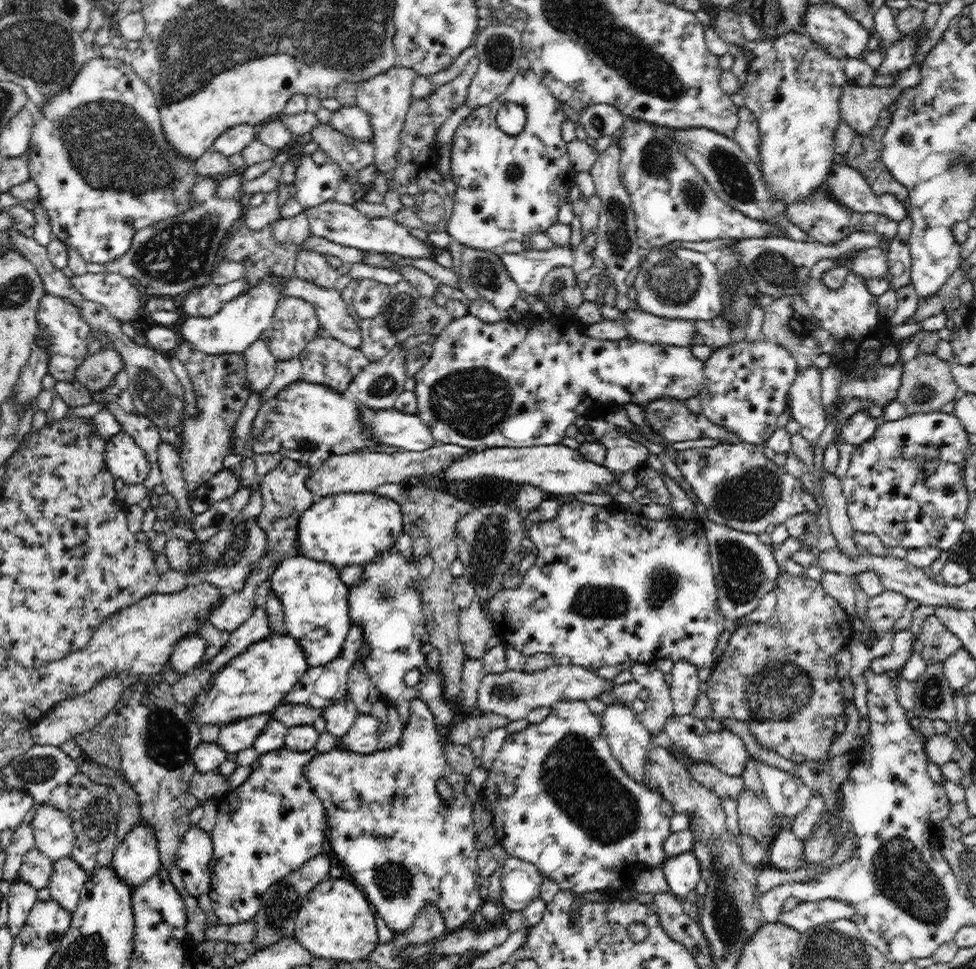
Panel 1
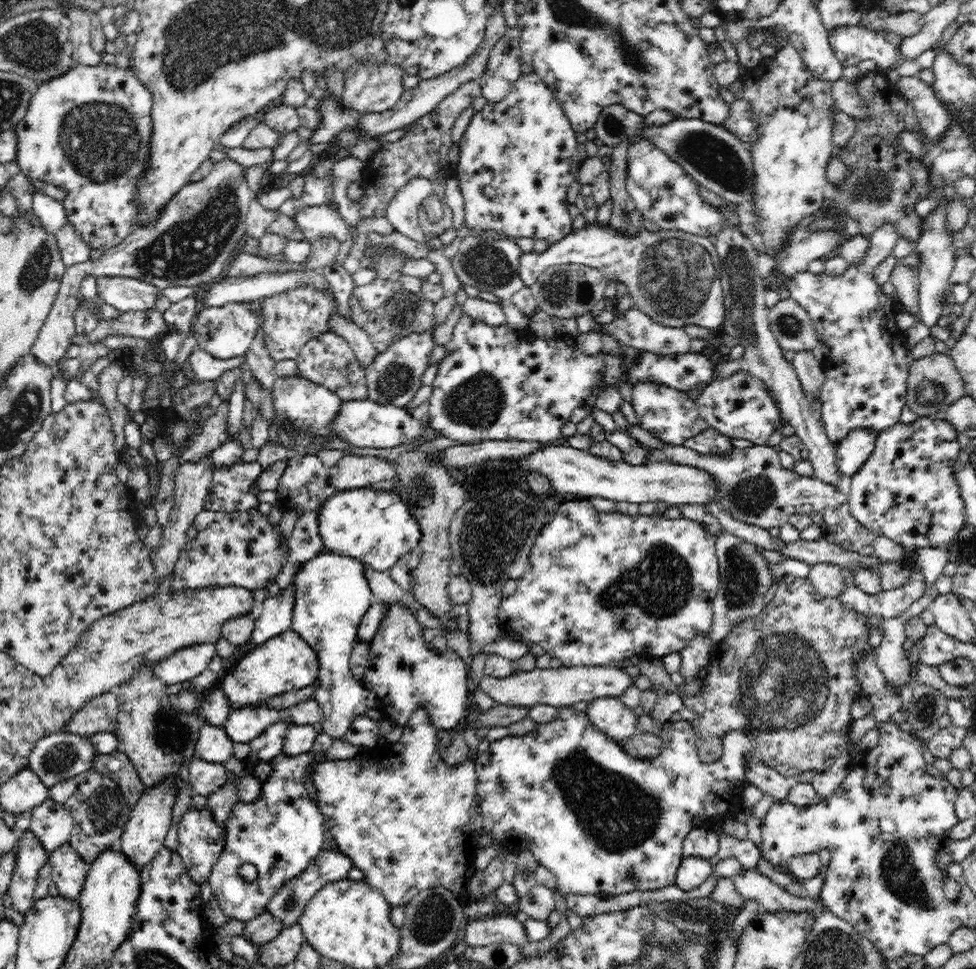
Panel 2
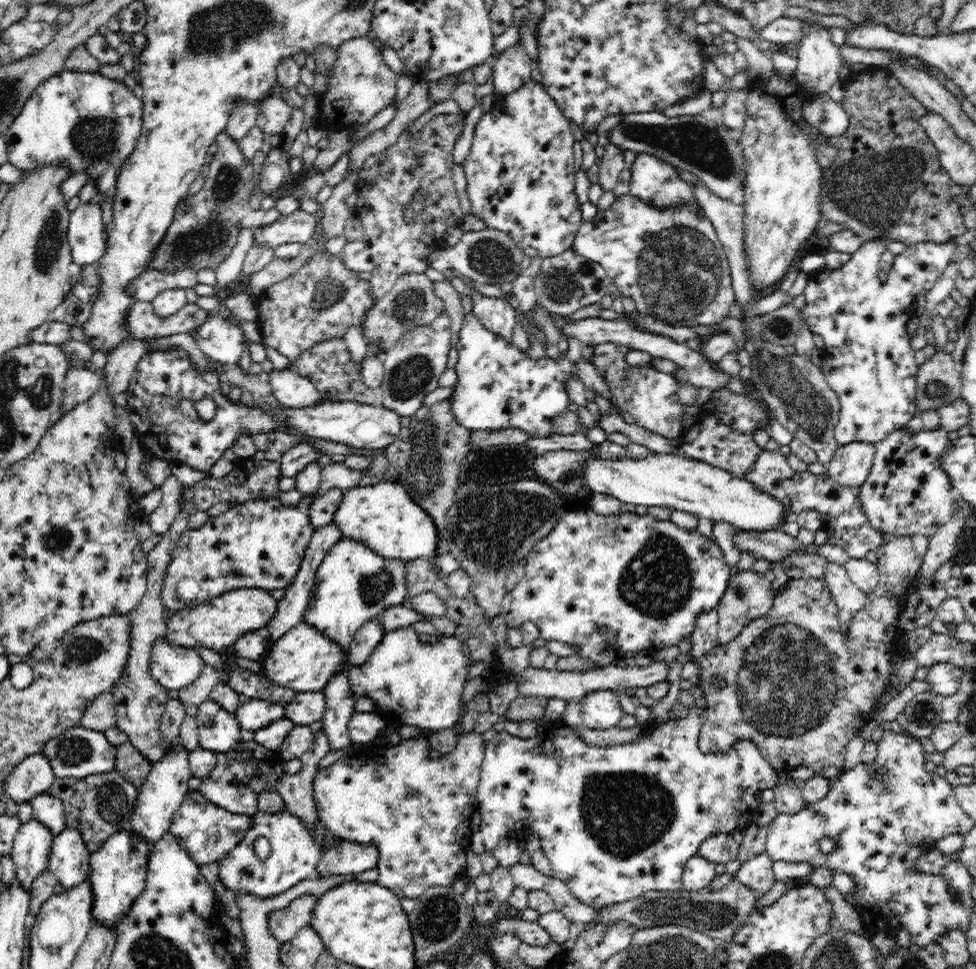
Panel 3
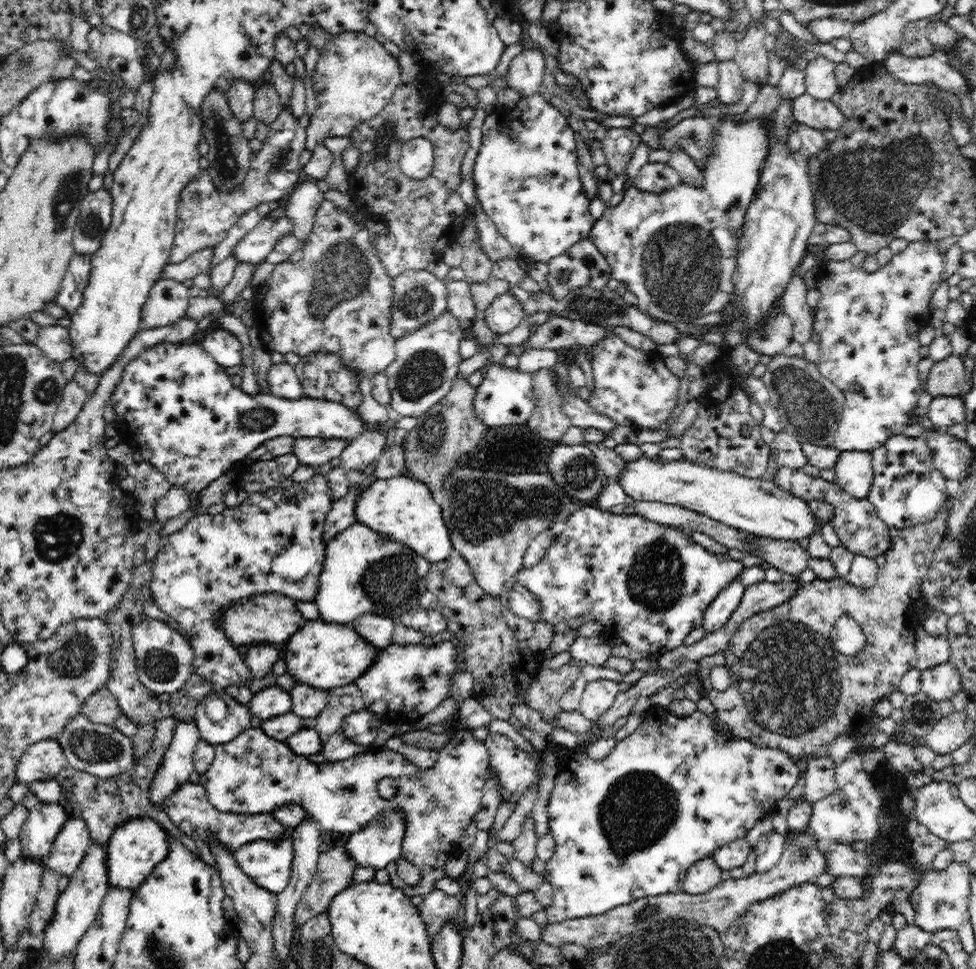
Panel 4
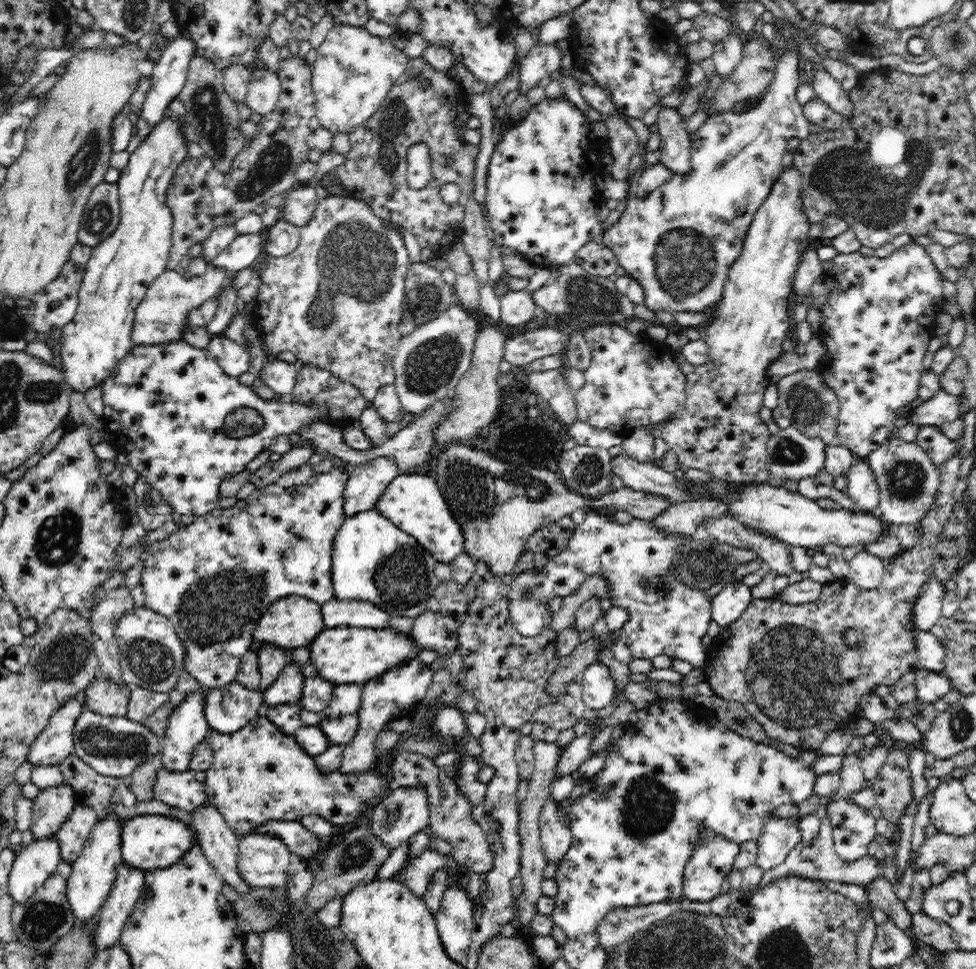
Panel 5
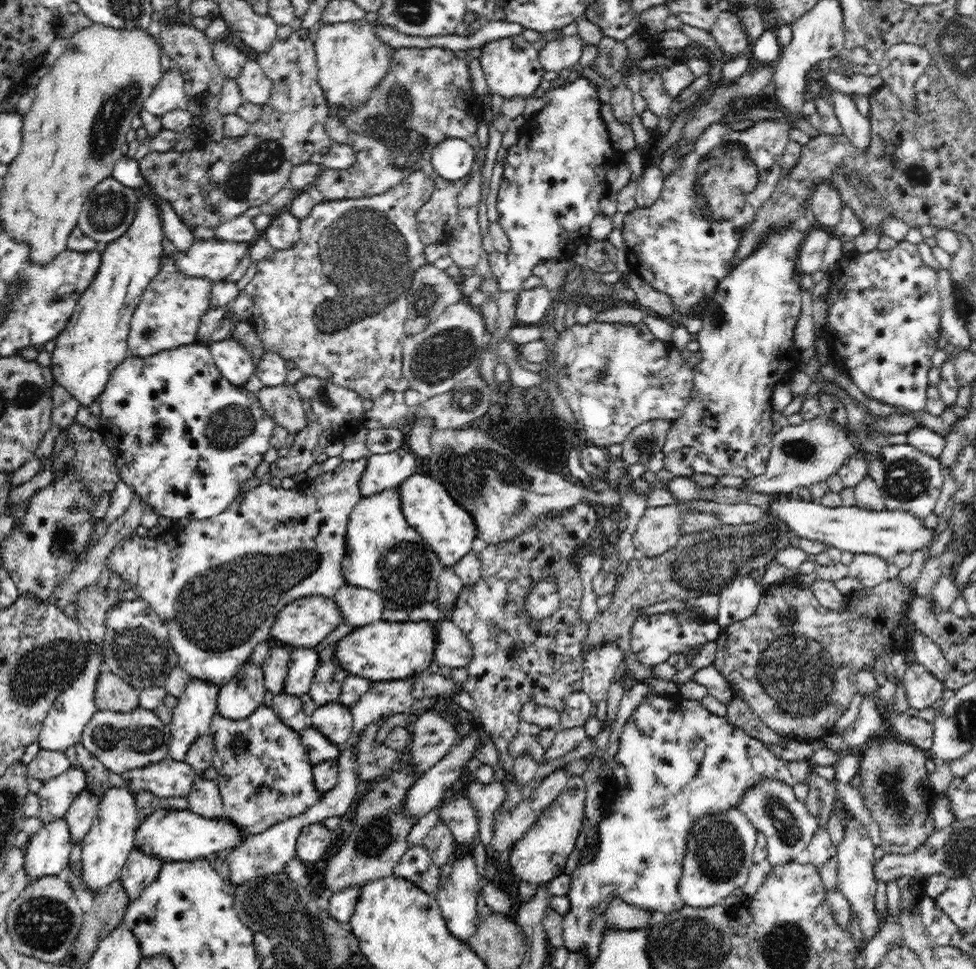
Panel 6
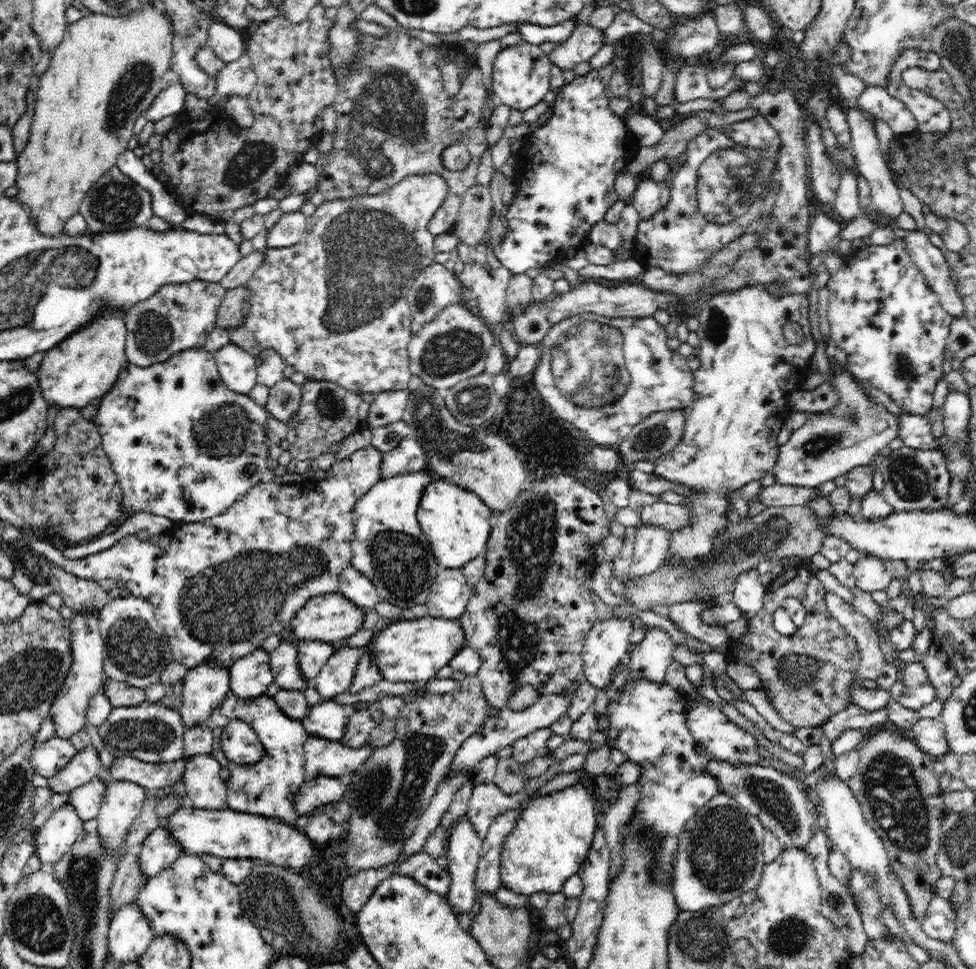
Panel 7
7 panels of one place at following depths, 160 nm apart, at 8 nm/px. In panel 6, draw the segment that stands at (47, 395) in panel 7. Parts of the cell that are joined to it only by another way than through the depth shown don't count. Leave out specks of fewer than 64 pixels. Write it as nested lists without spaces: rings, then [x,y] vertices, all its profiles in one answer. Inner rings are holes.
[[[145,176],[142,177],[144,177],[144,184],[138,189],[133,189],[137,196],[137,202],[136,214],[134,214],[130,228],[116,240],[101,245],[99,250],[100,266],[98,266],[90,286],[78,298],[74,312],[70,316],[70,320],[66,322],[64,330],[58,334],[56,346],[51,352],[52,365],[49,375],[62,388],[66,388],[72,396],[76,397],[81,406],[88,407],[92,404],[95,397],[104,390],[112,370],[115,370],[116,366],[130,355],[127,344],[132,315],[141,301],[146,287],[162,270],[164,262],[162,240],[164,240],[165,234],[159,215],[161,213],[160,205],[156,201],[154,186],[151,186],[151,182]]]

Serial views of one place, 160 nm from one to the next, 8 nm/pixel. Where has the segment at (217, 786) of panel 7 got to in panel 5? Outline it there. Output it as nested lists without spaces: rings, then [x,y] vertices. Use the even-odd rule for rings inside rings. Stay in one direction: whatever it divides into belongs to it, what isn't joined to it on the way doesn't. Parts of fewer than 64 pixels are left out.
[[[208,802],[199,809],[192,814],[194,824],[191,826],[197,844],[224,884],[231,886],[239,896],[249,893],[253,887],[240,876],[237,867],[240,838],[232,832],[214,805]]]

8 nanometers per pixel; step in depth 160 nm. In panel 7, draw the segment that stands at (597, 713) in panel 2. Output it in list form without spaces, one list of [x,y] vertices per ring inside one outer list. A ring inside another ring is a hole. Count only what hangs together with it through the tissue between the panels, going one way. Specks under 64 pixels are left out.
[[[610,618],[596,621],[583,642],[583,670],[586,681],[593,687],[606,688],[630,644],[630,634],[637,621]]]

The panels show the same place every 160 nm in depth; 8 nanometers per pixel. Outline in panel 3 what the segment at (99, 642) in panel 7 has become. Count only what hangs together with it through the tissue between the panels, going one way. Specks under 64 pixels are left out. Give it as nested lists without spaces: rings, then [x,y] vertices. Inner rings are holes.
[[[42,753],[27,756],[7,776],[4,782],[4,797],[18,804],[30,803],[35,796],[48,792],[54,779],[50,761]]]

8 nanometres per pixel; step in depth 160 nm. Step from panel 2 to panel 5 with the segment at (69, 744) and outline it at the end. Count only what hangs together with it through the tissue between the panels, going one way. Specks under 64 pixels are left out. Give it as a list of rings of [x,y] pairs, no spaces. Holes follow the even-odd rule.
[[[84,709],[74,724],[74,755],[96,772],[114,778],[131,775],[138,764],[161,750],[161,739],[142,722],[130,721],[126,716],[102,716]]]

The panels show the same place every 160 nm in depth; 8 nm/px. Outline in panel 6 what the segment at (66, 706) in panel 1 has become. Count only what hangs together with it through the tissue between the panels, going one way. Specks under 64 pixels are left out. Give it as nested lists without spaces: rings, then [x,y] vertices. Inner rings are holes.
[[[100,672],[94,689],[94,702],[98,711],[130,712],[138,708],[139,690],[123,682],[116,674]]]

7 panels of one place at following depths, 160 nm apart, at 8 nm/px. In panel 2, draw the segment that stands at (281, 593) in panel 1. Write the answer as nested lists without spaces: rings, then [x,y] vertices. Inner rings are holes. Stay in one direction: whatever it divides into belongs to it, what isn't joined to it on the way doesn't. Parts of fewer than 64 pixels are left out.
[[[324,550],[312,560],[300,566],[293,577],[292,584],[295,592],[293,609],[292,631],[298,633],[314,653],[319,664],[319,677],[322,686],[316,689],[316,702],[320,707],[320,724],[323,726],[322,733],[329,735],[332,740],[342,739],[348,732],[353,720],[360,715],[376,713],[378,700],[376,693],[366,690],[350,672],[350,656],[356,643],[356,628],[364,614],[371,608],[372,591],[368,588],[368,582],[364,579],[364,568],[358,560],[349,556],[326,554]]]

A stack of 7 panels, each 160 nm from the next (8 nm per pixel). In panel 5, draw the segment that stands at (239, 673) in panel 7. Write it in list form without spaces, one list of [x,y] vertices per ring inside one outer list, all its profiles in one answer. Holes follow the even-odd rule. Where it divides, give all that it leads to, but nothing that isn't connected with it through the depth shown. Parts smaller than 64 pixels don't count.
[[[234,680],[220,689],[207,690],[204,717],[209,729],[230,734],[250,723],[261,704],[261,691],[248,690]]]

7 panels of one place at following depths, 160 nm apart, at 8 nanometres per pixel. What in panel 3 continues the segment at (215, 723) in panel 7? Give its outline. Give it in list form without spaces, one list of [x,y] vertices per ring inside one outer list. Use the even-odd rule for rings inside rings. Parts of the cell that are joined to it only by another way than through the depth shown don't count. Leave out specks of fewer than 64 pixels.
[[[420,731],[416,736],[402,739],[398,746],[388,746],[386,764],[380,758],[374,762],[362,760],[364,752],[380,752],[386,742],[374,740],[363,746],[356,754],[358,758],[344,756],[327,768],[318,769],[313,780],[313,797],[316,801],[317,815],[325,824],[326,832],[339,840],[347,840],[362,845],[374,845],[378,849],[378,879],[376,882],[392,889],[398,898],[418,898],[428,887],[450,886],[459,879],[467,879],[466,859],[471,850],[474,830],[471,824],[477,809],[476,788],[484,758],[486,743],[482,735],[474,731],[460,731],[456,748],[447,755],[437,758],[429,756],[431,746],[428,733]],[[249,741],[238,743],[228,752],[217,753],[217,763],[207,779],[202,779],[198,790],[206,799],[220,808],[234,814],[252,816],[259,812],[256,796],[262,790],[274,790],[274,782],[284,776],[282,763],[277,751],[270,751],[264,745]]]

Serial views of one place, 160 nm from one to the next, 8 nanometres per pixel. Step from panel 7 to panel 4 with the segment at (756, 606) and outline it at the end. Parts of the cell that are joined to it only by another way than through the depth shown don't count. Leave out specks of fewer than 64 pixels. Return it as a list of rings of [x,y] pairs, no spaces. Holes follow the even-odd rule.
[[[738,576],[720,595],[708,606],[702,618],[701,627],[705,634],[712,634],[726,624],[726,620],[737,610],[744,595],[744,586]]]

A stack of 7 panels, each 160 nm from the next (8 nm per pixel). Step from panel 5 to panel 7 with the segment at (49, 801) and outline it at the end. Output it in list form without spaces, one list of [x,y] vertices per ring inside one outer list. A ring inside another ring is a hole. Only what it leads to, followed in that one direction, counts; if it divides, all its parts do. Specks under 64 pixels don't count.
[[[90,745],[77,752],[60,772],[47,778],[47,786],[52,794],[70,794],[80,785],[95,779],[103,769],[98,752]]]

